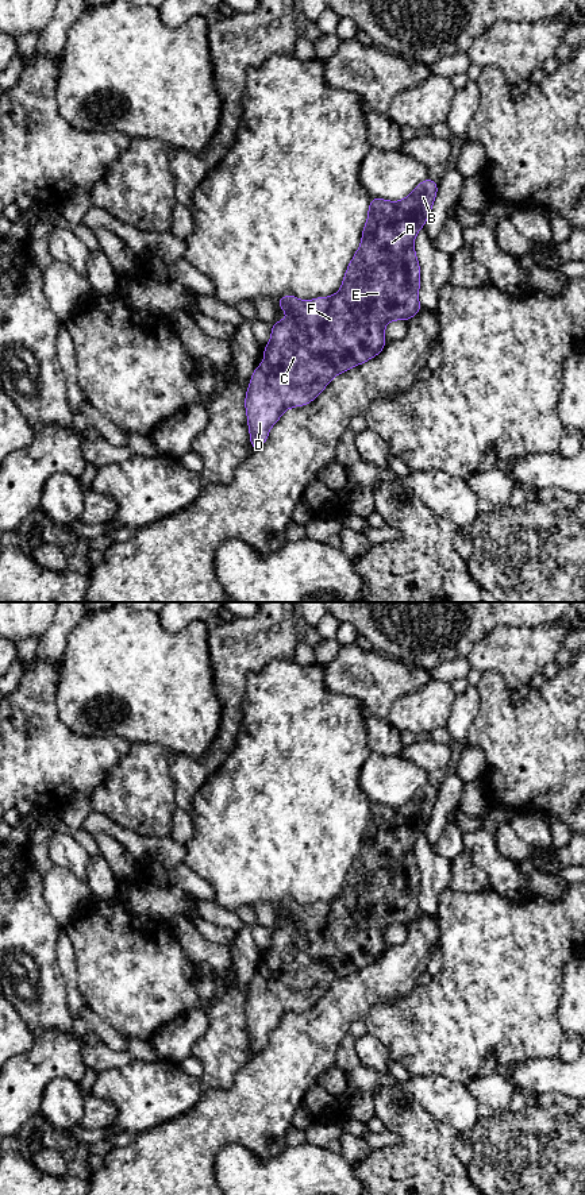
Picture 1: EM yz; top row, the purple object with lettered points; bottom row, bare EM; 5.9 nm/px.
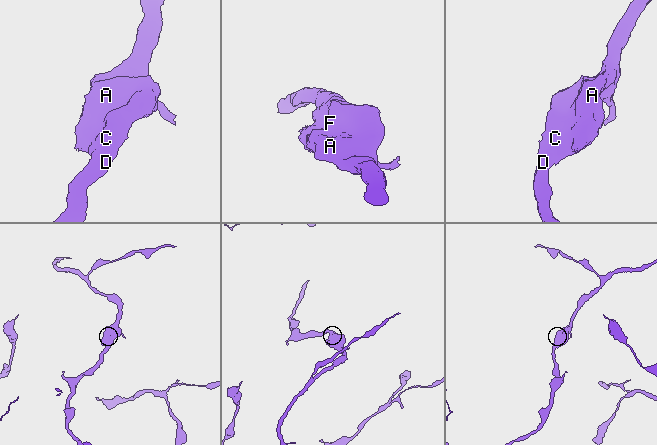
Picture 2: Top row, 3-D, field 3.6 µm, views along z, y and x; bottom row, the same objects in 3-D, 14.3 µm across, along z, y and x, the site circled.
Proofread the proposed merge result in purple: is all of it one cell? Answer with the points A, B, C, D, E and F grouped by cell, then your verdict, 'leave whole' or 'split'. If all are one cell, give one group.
A B C D E F | leave whole

